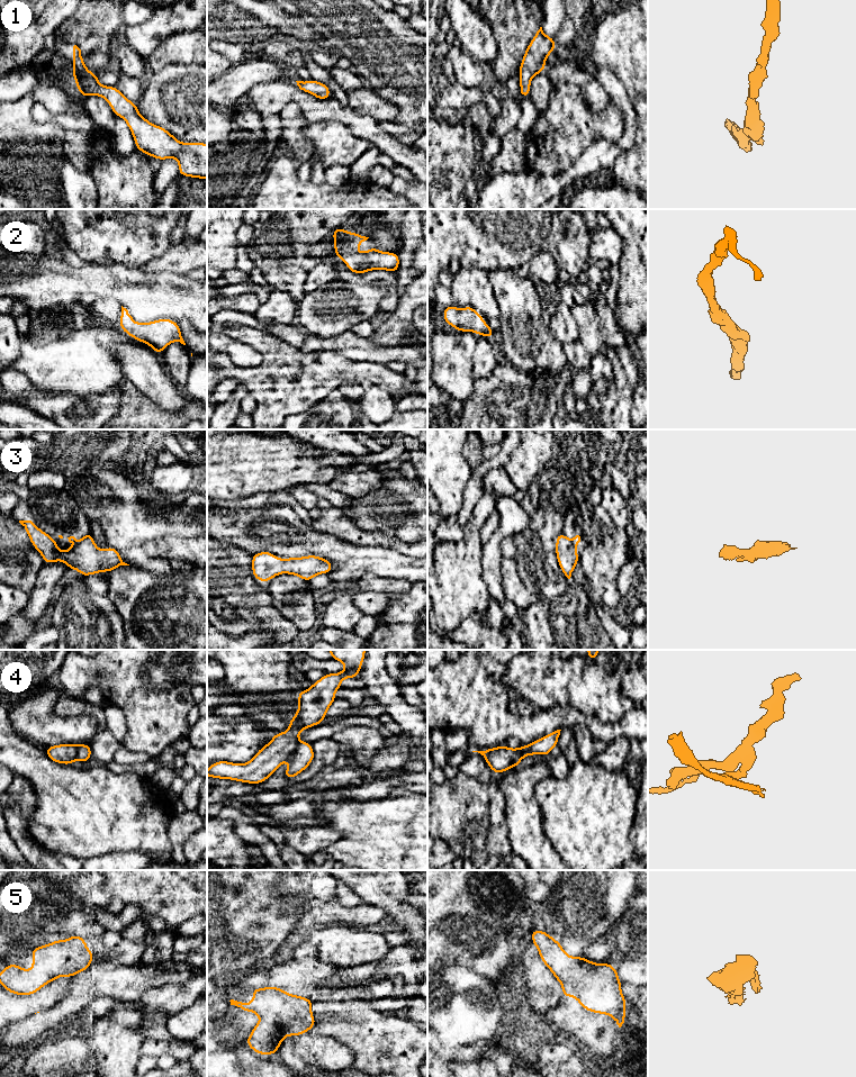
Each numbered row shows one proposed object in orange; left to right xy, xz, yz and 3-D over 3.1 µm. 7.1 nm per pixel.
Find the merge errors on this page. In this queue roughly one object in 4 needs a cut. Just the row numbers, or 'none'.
3, 4

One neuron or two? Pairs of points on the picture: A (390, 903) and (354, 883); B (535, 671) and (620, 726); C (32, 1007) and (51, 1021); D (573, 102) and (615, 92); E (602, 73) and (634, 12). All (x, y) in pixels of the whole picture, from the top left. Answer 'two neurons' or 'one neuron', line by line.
A: one neuron
B: two neurons
C: two neurons
D: two neurons
E: two neurons

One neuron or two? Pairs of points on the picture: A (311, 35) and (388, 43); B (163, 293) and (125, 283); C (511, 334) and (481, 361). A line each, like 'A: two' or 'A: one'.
A: two
B: one
C: two

